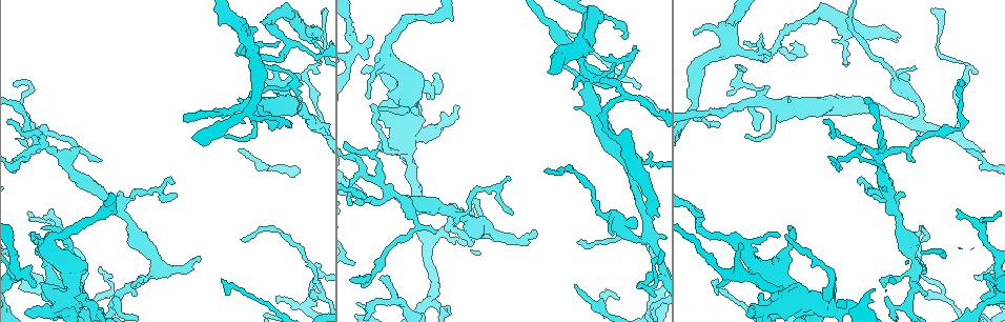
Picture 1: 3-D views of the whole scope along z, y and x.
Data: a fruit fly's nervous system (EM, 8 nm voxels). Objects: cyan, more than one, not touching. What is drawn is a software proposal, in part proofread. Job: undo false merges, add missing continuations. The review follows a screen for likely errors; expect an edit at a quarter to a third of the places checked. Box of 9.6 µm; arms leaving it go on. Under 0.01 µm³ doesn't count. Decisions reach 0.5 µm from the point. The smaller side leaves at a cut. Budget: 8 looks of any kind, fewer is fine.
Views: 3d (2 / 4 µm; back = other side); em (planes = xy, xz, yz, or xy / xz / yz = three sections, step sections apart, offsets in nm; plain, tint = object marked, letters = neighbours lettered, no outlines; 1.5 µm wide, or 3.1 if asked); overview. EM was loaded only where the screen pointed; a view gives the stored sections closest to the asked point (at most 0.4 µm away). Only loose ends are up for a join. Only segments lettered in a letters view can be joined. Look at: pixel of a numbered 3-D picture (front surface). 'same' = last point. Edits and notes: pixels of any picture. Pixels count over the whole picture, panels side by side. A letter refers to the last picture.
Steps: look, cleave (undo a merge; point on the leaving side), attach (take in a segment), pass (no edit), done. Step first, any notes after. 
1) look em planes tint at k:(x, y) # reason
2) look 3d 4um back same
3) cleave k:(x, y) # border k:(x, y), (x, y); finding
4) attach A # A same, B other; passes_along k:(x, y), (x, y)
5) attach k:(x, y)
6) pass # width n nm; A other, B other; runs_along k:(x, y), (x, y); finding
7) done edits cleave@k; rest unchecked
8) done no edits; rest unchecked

look 3d 4um at 1:(740, 80) # sharp bend

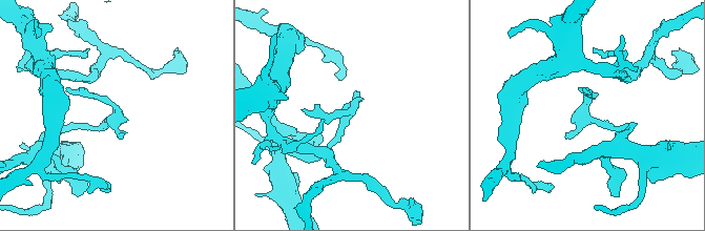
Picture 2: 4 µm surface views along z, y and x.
look em yz step 4 tint at 2:(114, 116)

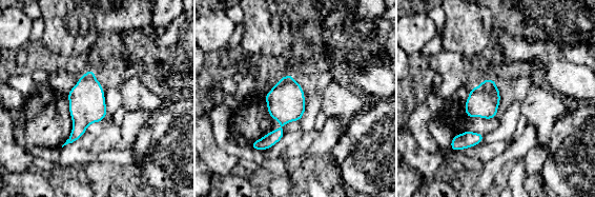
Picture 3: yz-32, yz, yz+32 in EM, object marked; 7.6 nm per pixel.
look em planes letters same # another direction

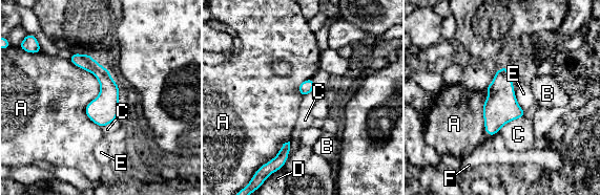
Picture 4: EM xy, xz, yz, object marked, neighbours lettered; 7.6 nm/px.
pass # A other, B other, C other, D other, E other, F other; runs_along 4:(75, 56), (105, 80), (102, 124); one cell here

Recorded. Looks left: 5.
look em planes tint at 1:(536, 233) # branch stops here

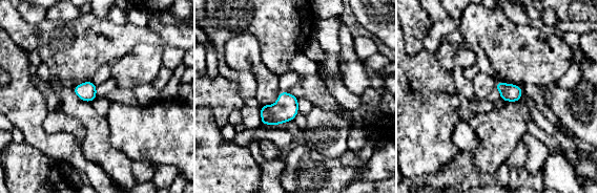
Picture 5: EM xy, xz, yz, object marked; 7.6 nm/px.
look em planes letters same

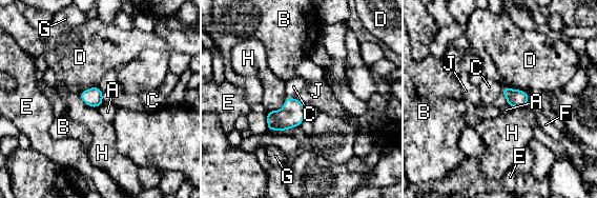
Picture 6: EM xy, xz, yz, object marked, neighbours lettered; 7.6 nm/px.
attach C # width 140 nm; longest_contact F 240 nm; A other, B other, C same, D other, E other, F other, G other, H other, J other; the cell continues

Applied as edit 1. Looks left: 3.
look overview

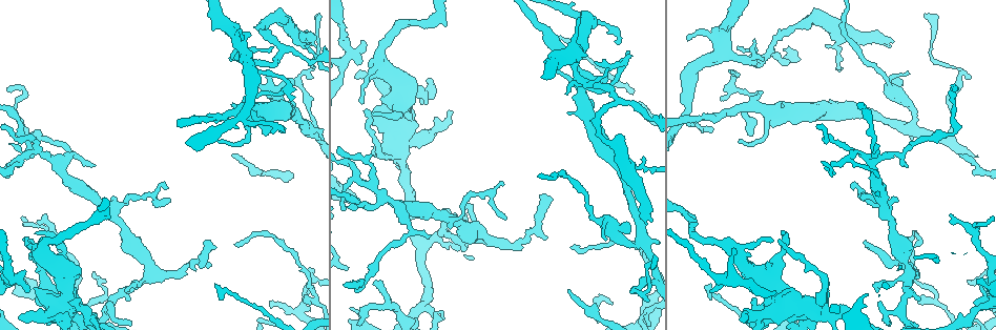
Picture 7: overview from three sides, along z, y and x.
look em planes letters at 7:(711, 284) # free end

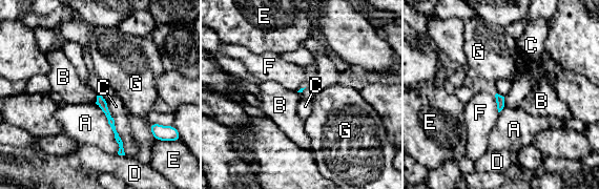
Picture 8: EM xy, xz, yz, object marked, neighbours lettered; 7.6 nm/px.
pass # A other, B other, C other, D other, E other, F other, G other; runs_along 8:(99, 98), (111, 122), (121, 152); no lettered segment goes on from it

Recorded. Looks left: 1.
done edits attach@6; rest unchecked

